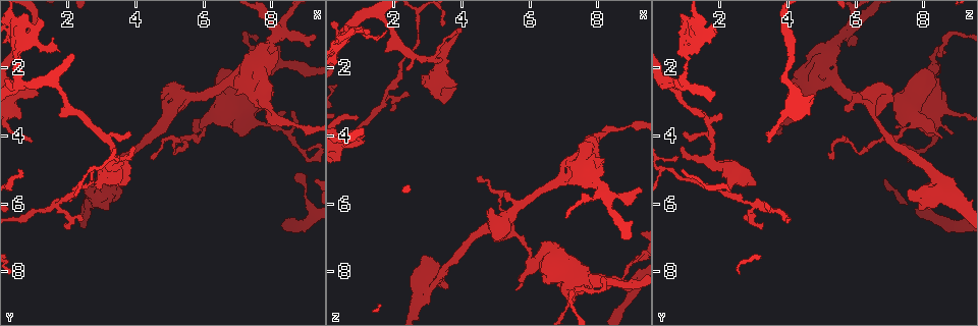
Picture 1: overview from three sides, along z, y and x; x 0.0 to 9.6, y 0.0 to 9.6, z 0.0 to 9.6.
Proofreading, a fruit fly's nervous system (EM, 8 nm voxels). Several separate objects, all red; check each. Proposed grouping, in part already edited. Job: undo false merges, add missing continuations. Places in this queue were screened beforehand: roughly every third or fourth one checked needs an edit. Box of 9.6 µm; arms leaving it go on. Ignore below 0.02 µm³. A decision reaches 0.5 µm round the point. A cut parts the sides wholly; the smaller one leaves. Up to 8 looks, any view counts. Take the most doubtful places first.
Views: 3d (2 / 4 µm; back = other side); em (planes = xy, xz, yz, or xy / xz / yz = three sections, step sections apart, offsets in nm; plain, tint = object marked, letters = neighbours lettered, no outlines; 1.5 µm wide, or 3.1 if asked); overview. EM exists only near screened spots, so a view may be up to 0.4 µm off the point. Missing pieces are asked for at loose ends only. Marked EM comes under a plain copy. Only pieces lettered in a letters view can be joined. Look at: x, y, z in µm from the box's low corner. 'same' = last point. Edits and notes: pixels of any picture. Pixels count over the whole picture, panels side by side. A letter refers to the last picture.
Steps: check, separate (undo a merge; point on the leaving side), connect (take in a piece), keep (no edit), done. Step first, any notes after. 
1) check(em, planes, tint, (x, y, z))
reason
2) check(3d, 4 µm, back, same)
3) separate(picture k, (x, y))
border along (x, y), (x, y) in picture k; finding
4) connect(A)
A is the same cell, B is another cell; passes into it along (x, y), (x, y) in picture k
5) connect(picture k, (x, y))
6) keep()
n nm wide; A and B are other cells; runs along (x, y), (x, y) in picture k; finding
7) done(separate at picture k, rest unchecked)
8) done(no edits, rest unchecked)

check(em, xy, step 4, tint, (5.35, 2.95, 6.80))
tapers out

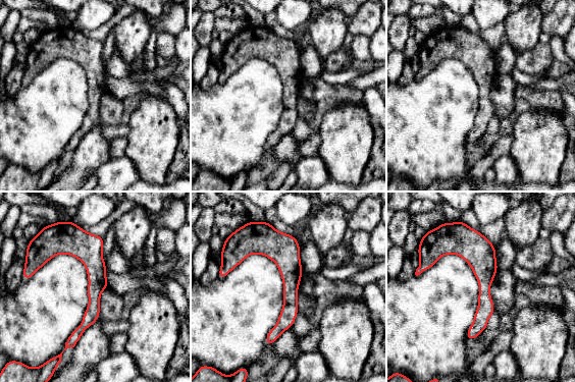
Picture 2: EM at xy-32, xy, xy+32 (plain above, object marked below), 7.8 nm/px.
check(em, planes, letters, same)
cut it another way

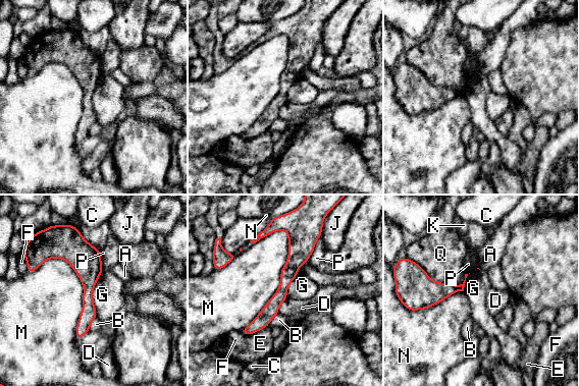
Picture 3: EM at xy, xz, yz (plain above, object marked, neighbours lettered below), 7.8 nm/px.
keep()
A, B, C, D, E, F, G, J, K, M, N, P and Q are other cells; runs along (291, 231), (281, 294), (246, 332) in picture 3; none of them fits

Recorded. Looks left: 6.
check(em, yz, step 8, tint, (8.35, 0.95, 5.75))
thin neck

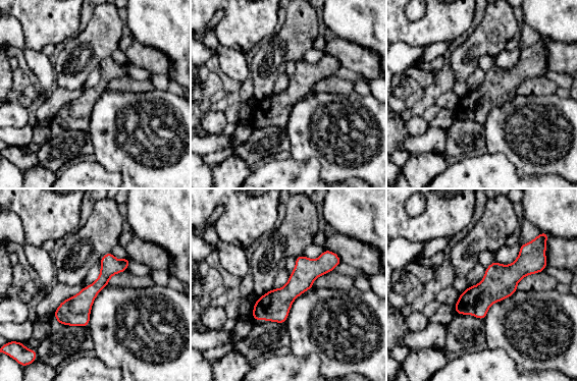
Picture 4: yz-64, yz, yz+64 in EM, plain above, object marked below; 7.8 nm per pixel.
check(em, planes, tint, same)

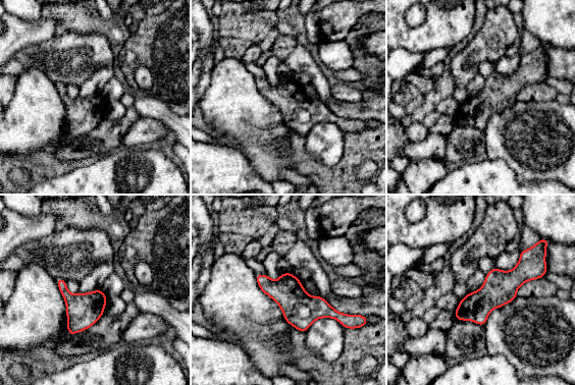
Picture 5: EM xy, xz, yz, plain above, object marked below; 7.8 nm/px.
check(em, planes, letters, same)

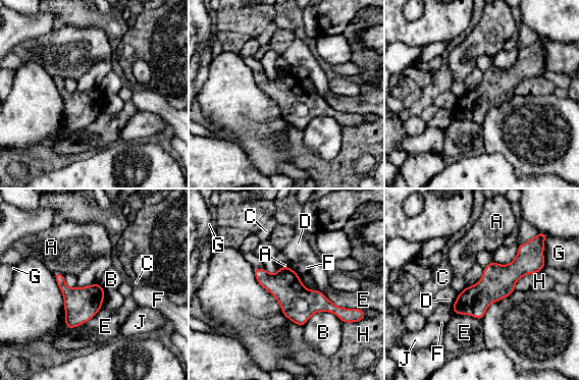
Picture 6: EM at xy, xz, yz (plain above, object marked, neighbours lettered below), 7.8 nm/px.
keep()
260 nm wide; E touches over 360 nm; A, B, C, D, E, F, G, H and J are other cells; all the same cell

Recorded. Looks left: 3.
check(3d, 4 µm, back, (3.00, 5.35, 8.90))
stops while still wide

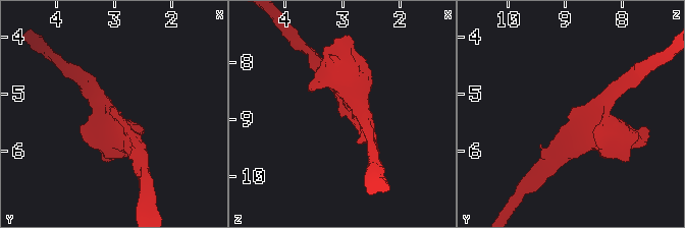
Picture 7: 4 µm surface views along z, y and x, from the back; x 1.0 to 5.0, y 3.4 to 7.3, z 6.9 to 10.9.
check(em, planes, letters, (3.05, 5.40, 8.85))
now the EM

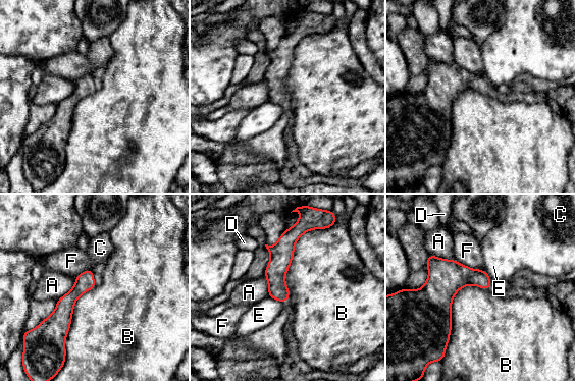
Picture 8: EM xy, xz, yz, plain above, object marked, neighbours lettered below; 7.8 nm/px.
keep()
A, B, C, D, E and F are other cells; border along (487, 288), (453, 297), (445, 350) in picture 8; none of them fits

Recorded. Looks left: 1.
done(no edits, rest unchecked)

